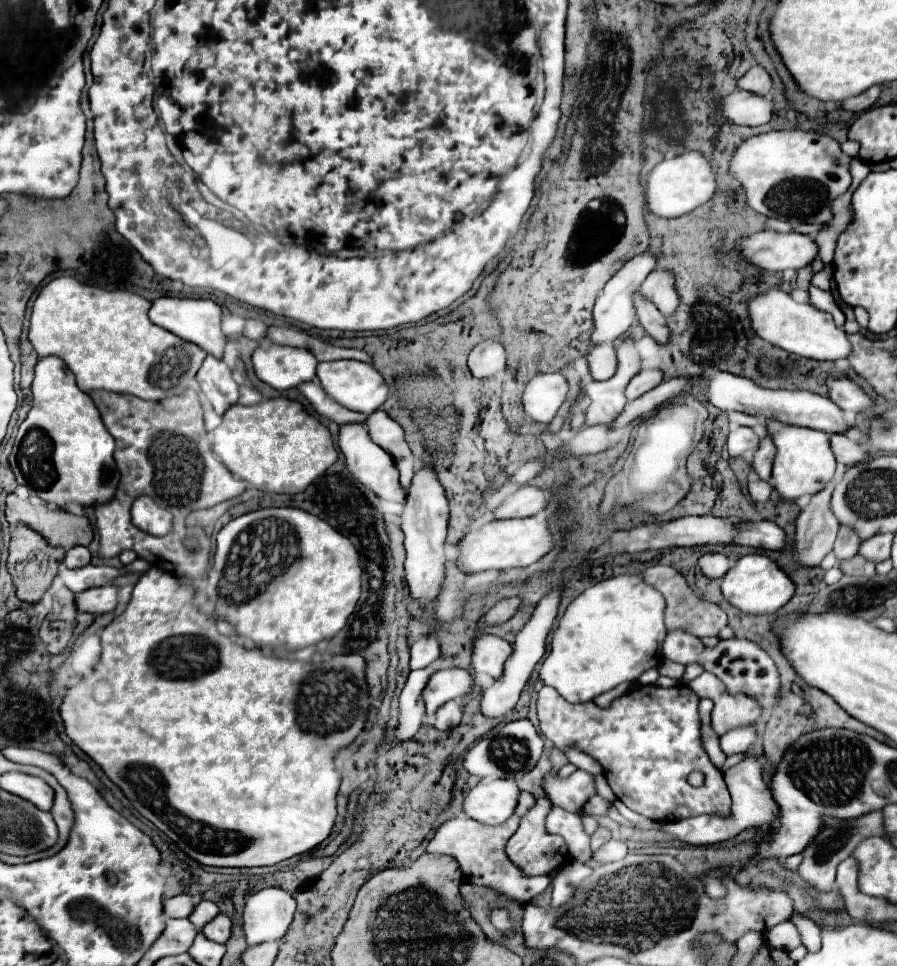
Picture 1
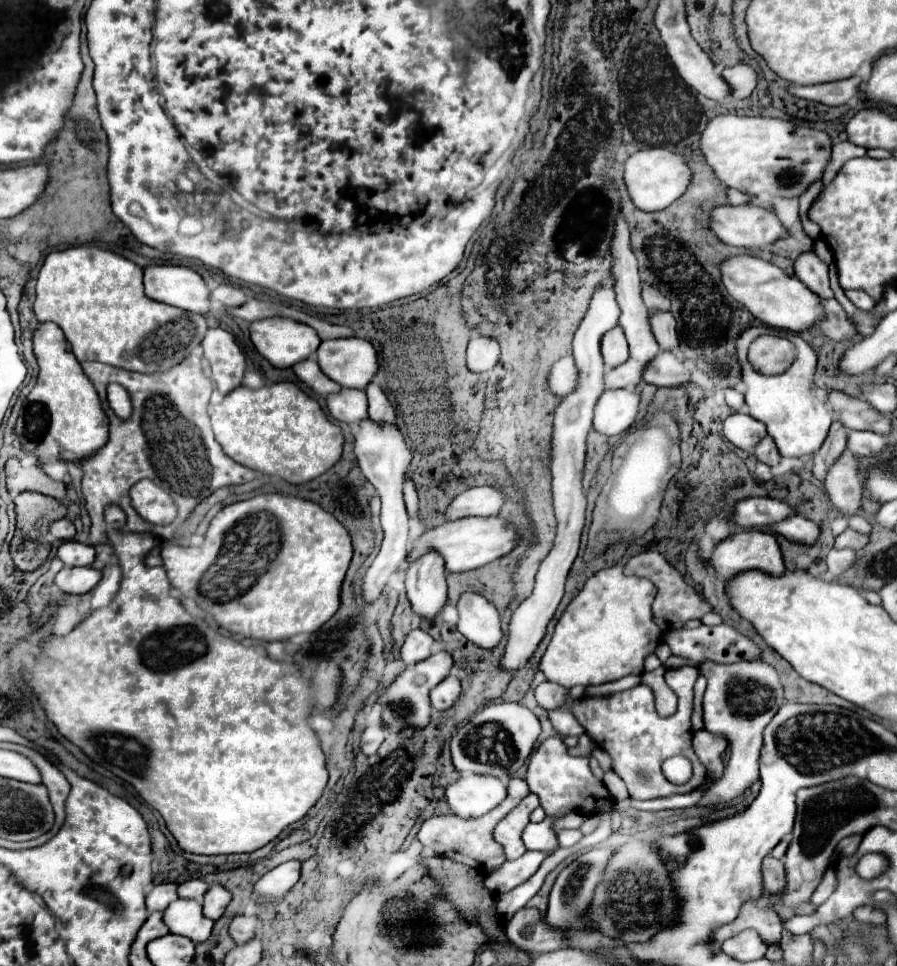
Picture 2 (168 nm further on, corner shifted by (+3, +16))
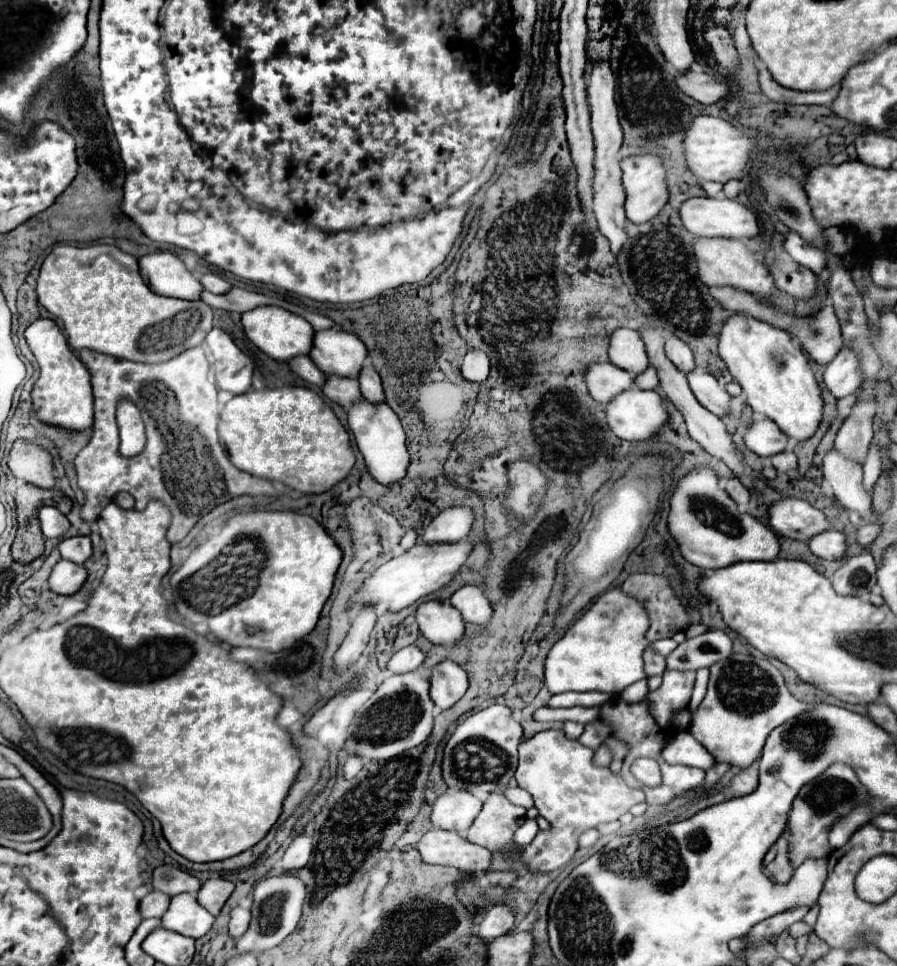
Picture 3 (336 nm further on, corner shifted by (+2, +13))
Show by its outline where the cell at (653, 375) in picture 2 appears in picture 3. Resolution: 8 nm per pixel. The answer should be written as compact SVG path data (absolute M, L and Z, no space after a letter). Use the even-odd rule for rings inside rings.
M693 369L687 375L687 383L697 397L697 401L711 413L723 415L729 413L729 395L727 391L717 383L717 379L711 373L705 373L701 369Z

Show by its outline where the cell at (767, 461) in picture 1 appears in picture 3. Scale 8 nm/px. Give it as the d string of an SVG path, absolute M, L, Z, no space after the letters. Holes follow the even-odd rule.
M781 451L781 453L771 457L771 463L779 473L783 473L783 471L789 471L789 469L797 467L797 457L795 457L793 451Z

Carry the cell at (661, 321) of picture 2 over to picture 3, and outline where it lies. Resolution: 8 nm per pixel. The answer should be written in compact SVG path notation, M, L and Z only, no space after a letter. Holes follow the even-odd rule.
M675 335L667 337L667 341L665 341L665 353L669 355L669 359L677 367L681 367L681 371L691 371L693 369L693 353L687 347L687 343L681 341L679 337L675 337Z

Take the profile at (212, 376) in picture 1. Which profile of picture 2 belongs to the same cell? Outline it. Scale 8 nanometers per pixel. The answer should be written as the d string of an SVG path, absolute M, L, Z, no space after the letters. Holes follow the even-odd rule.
M210 328L202 340L202 348L204 356L212 364L212 374L218 390L228 394L238 388L244 378L246 358L234 342L234 336L222 328Z

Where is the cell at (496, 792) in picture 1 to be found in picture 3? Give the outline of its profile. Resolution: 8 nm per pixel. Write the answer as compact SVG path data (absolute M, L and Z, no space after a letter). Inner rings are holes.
M445 791L433 805L431 821L447 831L467 831L483 809L483 801L471 791Z

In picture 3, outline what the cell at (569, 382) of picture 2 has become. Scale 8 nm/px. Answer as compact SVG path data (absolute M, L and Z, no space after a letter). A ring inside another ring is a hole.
M609 361L587 365L583 379L589 395L599 403L607 403L613 395L633 385L633 375L621 367L615 367Z

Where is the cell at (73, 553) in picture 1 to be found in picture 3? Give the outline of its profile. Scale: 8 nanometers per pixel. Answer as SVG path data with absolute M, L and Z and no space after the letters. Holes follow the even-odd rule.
M43 507L39 511L39 521L41 521L41 529L45 537L63 537L67 533L67 529L71 527L71 523L67 521L67 517L63 513L59 513L55 507Z

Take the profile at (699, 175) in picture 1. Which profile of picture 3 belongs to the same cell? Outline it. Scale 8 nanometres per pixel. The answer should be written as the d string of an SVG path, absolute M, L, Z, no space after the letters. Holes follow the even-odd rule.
M651 153L627 157L621 161L621 169L623 169L623 187L627 193L627 201L625 201L627 219L631 223L647 223L649 219L657 217L669 201L669 187L667 187L665 167L663 167L661 157L651 155Z

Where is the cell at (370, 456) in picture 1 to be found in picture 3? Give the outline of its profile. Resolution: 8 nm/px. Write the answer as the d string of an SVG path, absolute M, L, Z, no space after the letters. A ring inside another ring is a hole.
M335 375L333 377L327 377L327 383L323 387L323 395L327 399L331 399L333 403L341 405L343 409L351 407L357 399L361 399L361 391L359 391L359 381L357 379L337 379Z

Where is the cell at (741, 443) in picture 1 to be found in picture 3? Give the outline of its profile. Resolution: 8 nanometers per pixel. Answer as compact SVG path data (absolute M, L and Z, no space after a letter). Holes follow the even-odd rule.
M753 421L747 429L747 433L743 435L743 441L747 445L747 449L751 449L753 453L761 455L761 457L771 457L775 453L781 453L787 449L787 435L781 433L781 429L769 421Z

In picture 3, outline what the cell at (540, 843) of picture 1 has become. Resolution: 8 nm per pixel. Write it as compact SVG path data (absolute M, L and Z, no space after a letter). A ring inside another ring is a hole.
M491 793L487 797L487 801L485 801L485 807L477 815L473 827L469 829L469 839L471 839L471 843L487 847L491 853L511 853L517 847L517 843L515 843L515 831L525 823L525 819L527 819L525 815L527 815L525 807L517 807L517 805L509 803L499 793Z

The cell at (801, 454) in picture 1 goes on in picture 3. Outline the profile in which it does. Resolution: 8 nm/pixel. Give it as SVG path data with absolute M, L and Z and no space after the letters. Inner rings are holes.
M733 315L721 329L719 355L727 363L733 379L741 385L753 411L775 421L793 441L801 443L815 435L823 419L825 401L809 367L809 359L787 331L749 315ZM779 361L785 361L785 367L779 369Z

